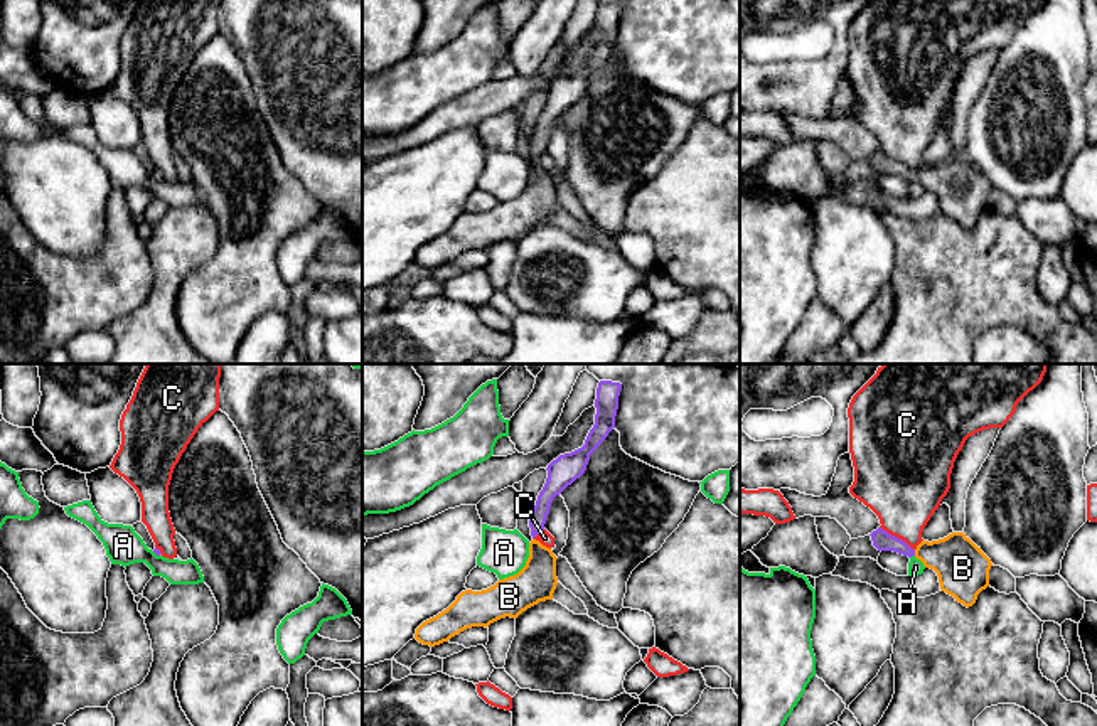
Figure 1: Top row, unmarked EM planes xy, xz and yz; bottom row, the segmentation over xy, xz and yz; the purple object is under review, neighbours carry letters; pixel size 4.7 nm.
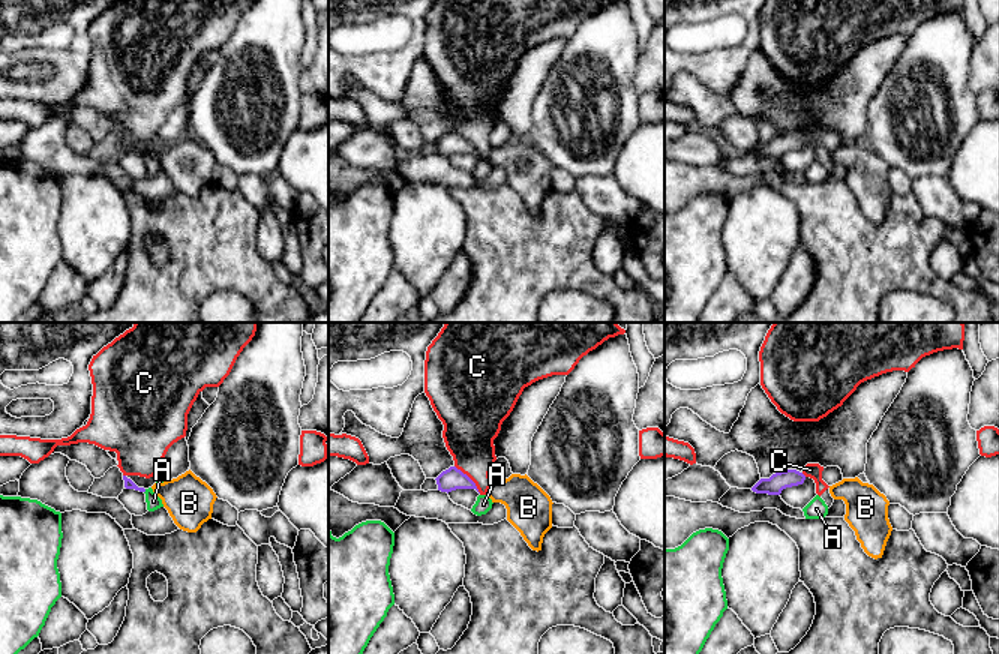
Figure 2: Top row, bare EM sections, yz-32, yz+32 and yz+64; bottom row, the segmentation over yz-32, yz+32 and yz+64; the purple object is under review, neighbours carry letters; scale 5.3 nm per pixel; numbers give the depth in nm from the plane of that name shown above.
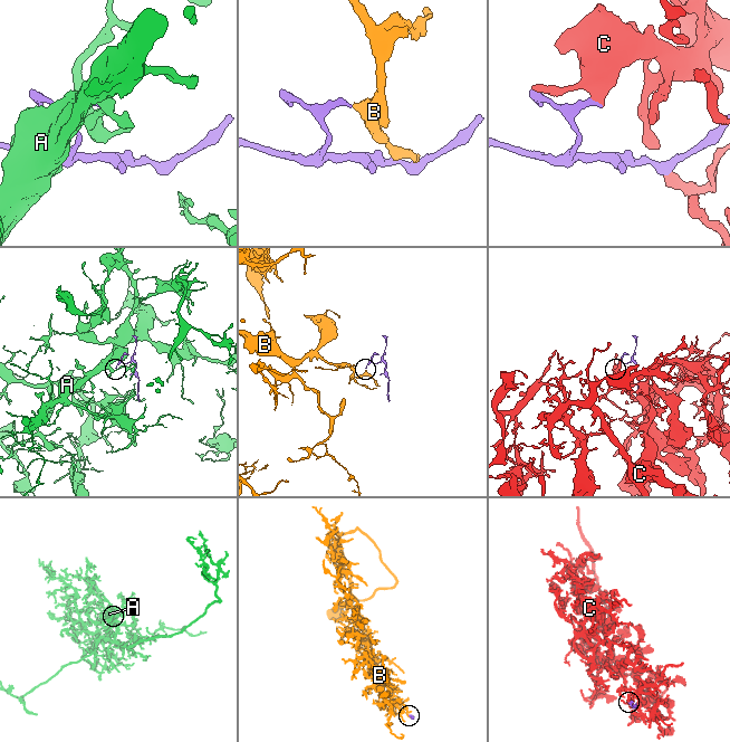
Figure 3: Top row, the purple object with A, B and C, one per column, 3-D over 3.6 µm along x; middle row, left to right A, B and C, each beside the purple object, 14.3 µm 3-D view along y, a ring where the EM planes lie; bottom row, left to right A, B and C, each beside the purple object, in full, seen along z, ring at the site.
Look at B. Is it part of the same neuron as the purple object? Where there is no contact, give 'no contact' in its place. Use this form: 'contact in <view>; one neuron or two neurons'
contact in yz; one neuron

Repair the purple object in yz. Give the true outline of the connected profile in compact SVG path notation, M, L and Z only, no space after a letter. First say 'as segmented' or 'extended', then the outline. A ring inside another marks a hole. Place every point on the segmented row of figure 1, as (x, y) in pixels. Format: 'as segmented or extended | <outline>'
extended | M881 527L870 536L878 551L893 551L920 559L925 568L937 573L940 590L967 608L989 586L993 563L964 532L952 532L932 542L922 541L915 549Z

